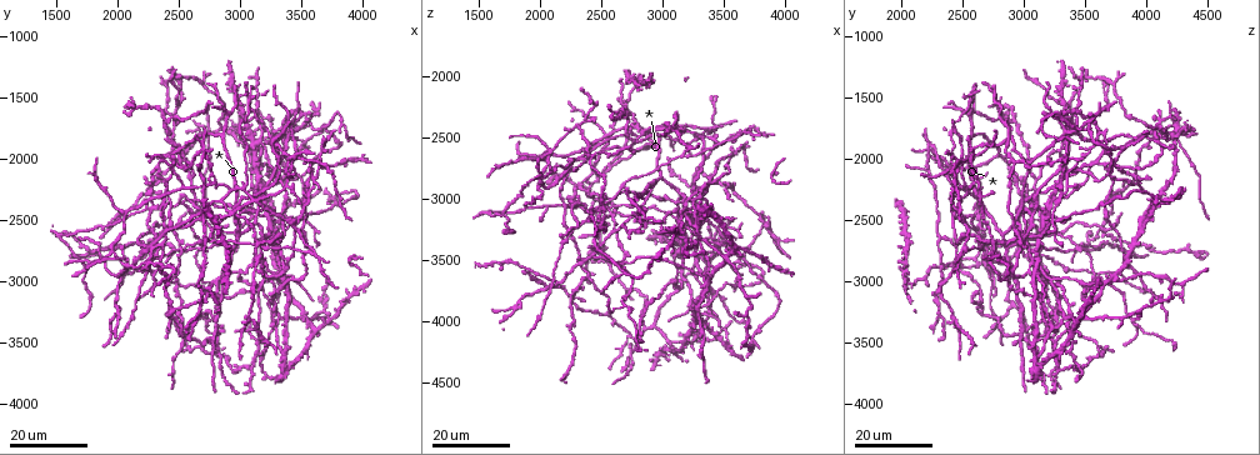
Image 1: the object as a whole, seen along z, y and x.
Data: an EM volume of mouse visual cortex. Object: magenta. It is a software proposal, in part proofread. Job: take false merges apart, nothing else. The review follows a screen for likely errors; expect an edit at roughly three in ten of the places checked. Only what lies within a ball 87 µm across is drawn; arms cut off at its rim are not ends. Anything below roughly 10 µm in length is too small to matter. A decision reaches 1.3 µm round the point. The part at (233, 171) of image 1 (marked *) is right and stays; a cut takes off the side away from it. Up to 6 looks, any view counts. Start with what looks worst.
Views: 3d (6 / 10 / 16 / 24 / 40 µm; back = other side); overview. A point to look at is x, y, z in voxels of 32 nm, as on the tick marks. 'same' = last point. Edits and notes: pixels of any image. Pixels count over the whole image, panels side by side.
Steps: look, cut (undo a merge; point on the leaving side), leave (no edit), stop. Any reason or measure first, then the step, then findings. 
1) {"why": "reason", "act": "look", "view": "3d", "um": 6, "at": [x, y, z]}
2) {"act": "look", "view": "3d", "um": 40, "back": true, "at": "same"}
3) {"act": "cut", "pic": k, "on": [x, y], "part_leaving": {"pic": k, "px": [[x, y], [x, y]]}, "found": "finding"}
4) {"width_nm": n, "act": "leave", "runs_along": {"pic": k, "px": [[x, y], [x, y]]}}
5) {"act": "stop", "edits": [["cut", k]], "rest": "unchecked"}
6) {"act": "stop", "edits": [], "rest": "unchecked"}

{"why": "three arms meet", "act": "look", "view": "3d", "um": 24, "at": [2480, 2940, 3100]}

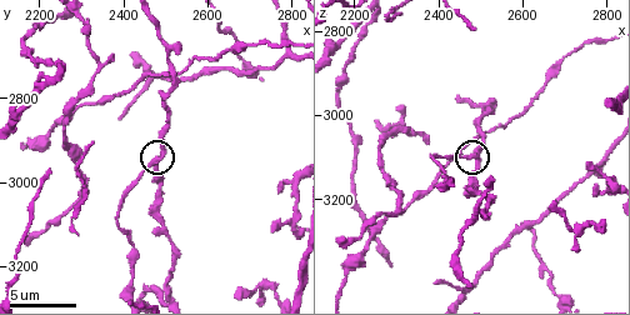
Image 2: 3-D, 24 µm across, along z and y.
{"act": "look", "view": "3d", "um": 6, "at": [2500, 2920, 3105]}

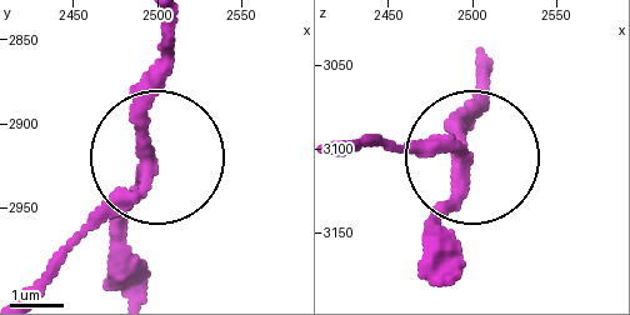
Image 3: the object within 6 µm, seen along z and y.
{"width_nm": 270, "act": "leave", "runs_along": {"pic": 3, "px": [[475, 66], [461, 165], [373, 143]]}, "found": "all the same neuron"}

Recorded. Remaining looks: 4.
{"why": "four or more arms meet", "act": "look", "view": "3d", "um": 24, "at": [3080, 3300, 2420]}

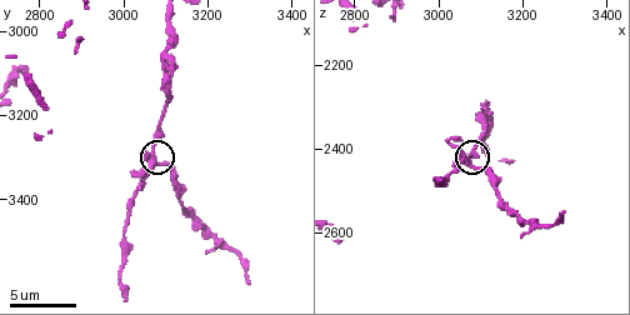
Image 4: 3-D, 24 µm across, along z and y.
{"act": "look", "view": "3d", "um": 10, "at": [3075, 3320, 2440]}

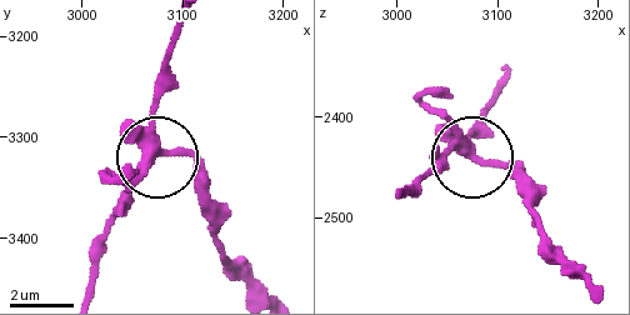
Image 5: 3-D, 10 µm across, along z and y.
{"act": "leave", "runs_along": {"pic": 5, "px": [[181, 20], [151, 125], [151, 165], [114, 211]]}, "found": "one neuron here"}

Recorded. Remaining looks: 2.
{"act": "look", "view": "3d", "um": 24, "at": [3660, 2820, 2460]}

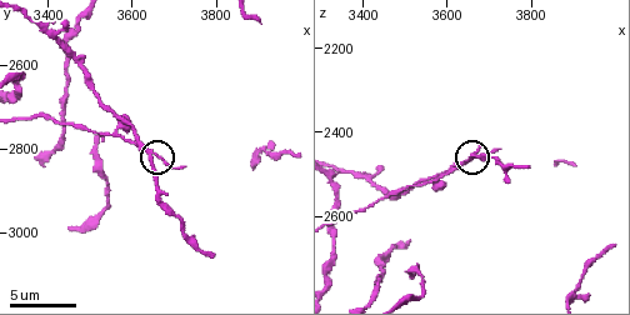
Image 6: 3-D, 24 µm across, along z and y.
{"act": "look", "view": "3d", "um": 6, "at": [3640, 2810, 2465]}

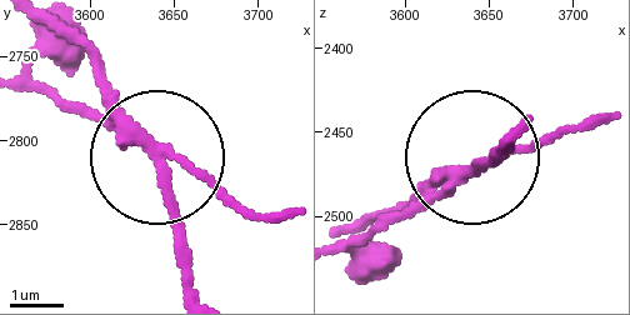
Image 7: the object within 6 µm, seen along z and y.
{"act": "cut", "pic": 7, "on": [218, 184], "part_leaving": {"pic": 7, "px": [[149, 140], [33, 86]]}, "found": "two neurons meet here"}

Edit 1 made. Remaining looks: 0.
{"act": "stop", "edits": [["cut", 7]], "rest": "unchecked"}

